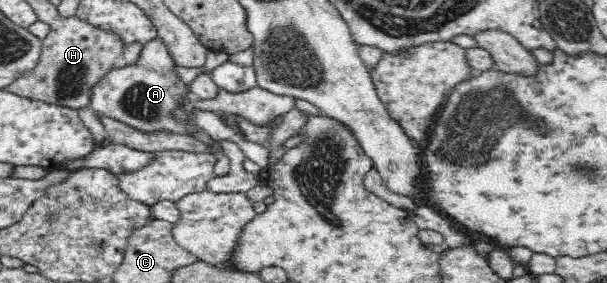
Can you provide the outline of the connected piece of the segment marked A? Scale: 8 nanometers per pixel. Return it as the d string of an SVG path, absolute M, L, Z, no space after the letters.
M160 38L148 42L141 50L138 65L115 66L110 72L102 76L102 80L92 86L89 94L89 106L99 115L106 115L128 123L138 129L146 131L155 131L168 129L176 133L185 133L185 128L195 125L191 119L191 106L186 100L181 100L181 105L188 108L187 123L170 116L170 110L178 105L178 98L183 90L187 89L191 94L189 87L185 86L176 75L174 75L173 66L175 62L170 58L168 51Z

